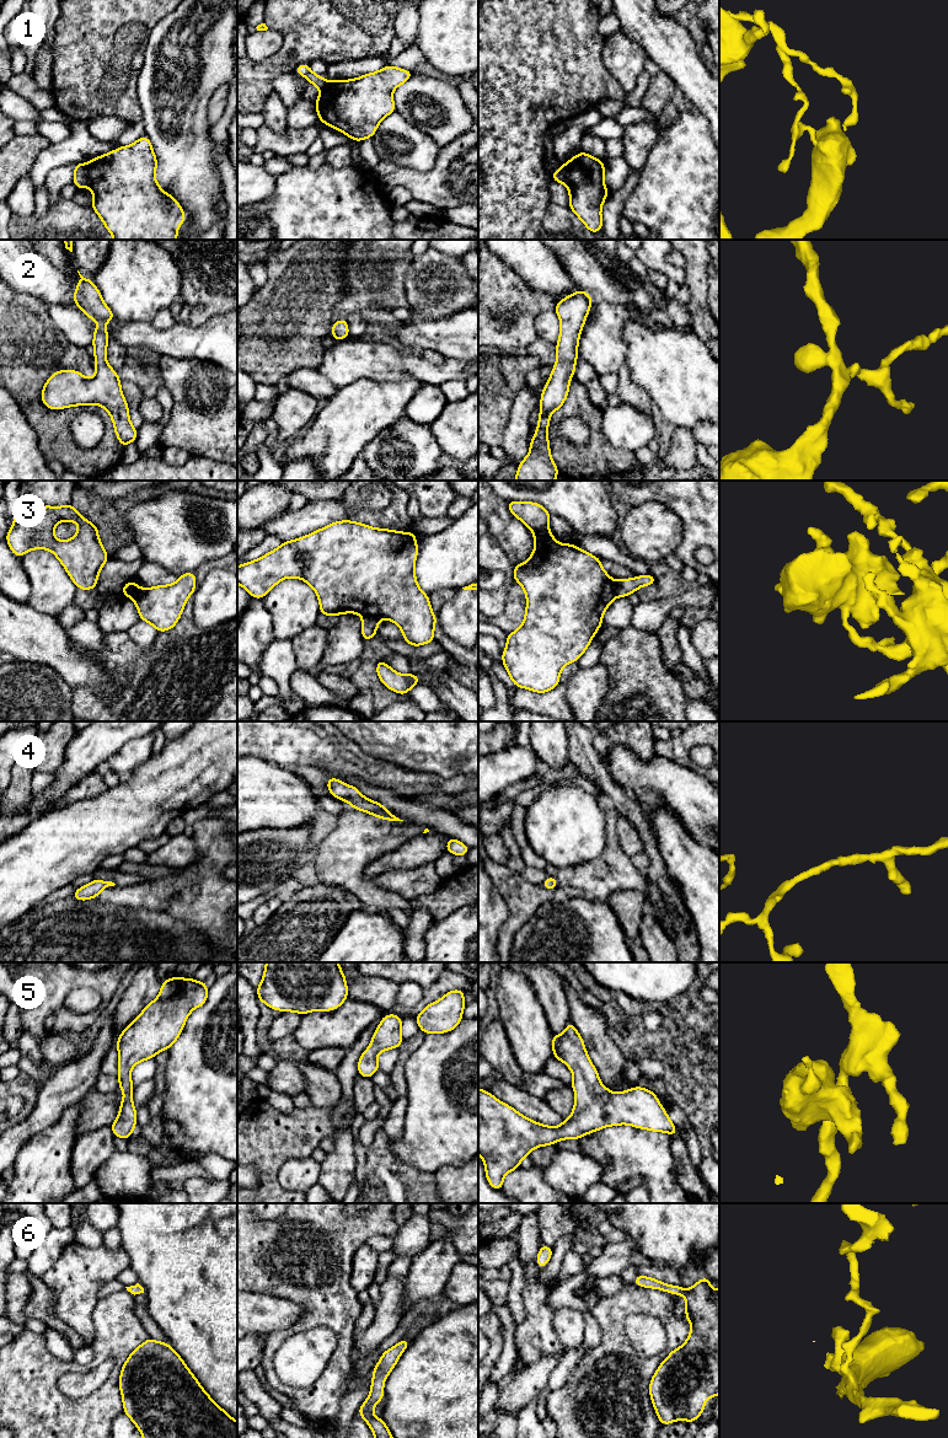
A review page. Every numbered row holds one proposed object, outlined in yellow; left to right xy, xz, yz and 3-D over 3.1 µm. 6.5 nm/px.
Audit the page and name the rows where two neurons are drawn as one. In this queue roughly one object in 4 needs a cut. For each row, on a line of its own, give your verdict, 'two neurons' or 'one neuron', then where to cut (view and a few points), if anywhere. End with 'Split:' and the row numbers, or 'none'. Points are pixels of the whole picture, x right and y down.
1: two neurons; cut xy (85, 164), (87, 184)
2: one neuron; cut none
3: two neurons; cut xy (135, 583), (130, 593), (122, 594)
4: one neuron; cut none
5: one neuron; cut none
6: one neuron; cut none
Split: 1, 3

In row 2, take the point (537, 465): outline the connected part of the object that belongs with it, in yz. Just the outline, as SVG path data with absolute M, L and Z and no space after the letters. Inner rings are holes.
M579 288L555 306L561 321L559 339L556 344L557 360L541 393L537 429L535 438L529 440L530 452L519 463L514 481L555 481L559 474L550 452L550 415L561 409L569 393L569 382L578 358L578 343L591 304L591 296Z

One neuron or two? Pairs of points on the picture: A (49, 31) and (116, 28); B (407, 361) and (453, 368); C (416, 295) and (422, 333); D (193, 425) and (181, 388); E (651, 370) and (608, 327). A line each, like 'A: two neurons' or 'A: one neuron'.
A: two neurons
B: one neuron
C: two neurons
D: one neuron
E: two neurons

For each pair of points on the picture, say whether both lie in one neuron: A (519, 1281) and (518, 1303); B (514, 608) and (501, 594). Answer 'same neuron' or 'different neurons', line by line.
A: same neuron
B: different neurons

